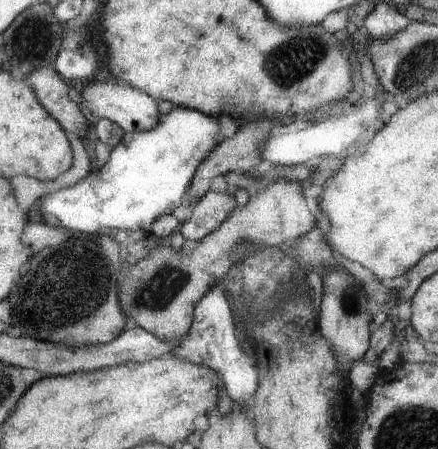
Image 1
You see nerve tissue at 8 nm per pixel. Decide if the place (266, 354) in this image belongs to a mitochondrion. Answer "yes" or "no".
no

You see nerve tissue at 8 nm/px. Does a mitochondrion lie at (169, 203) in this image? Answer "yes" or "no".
no

